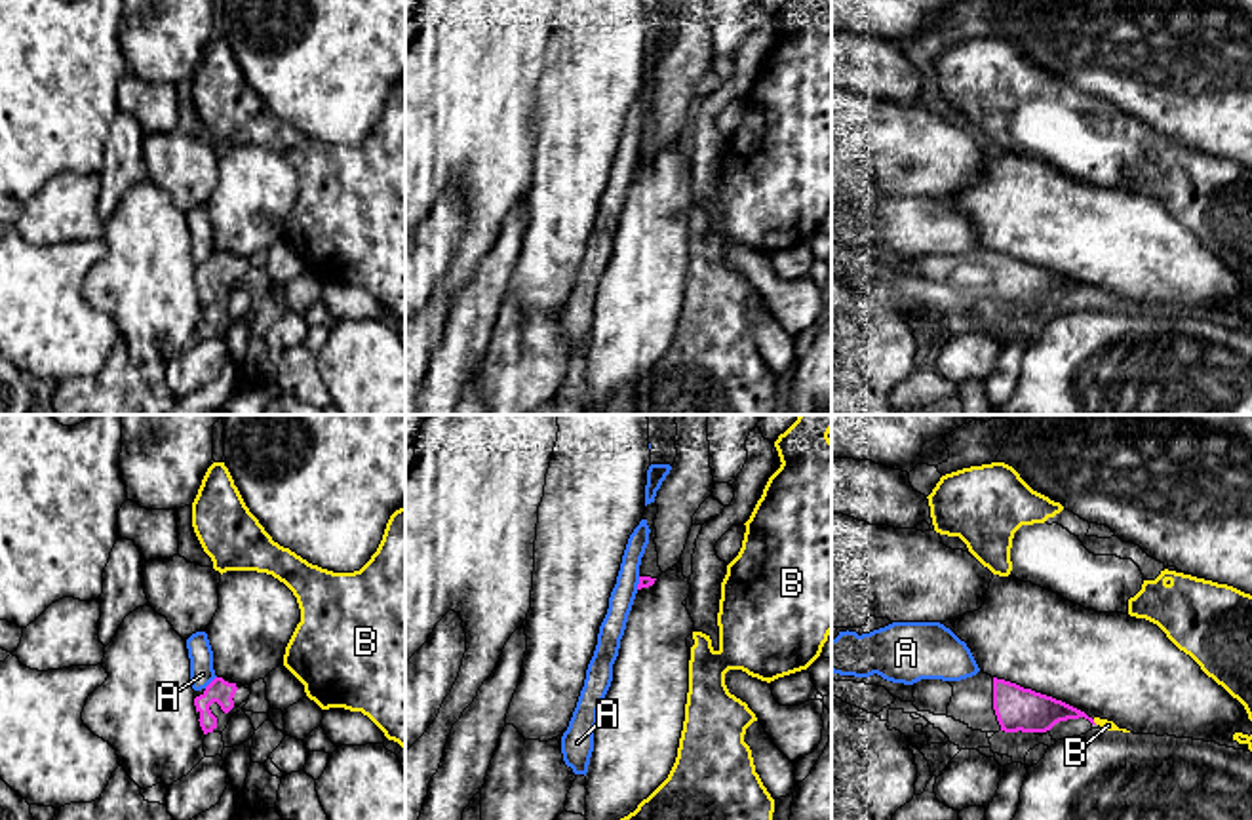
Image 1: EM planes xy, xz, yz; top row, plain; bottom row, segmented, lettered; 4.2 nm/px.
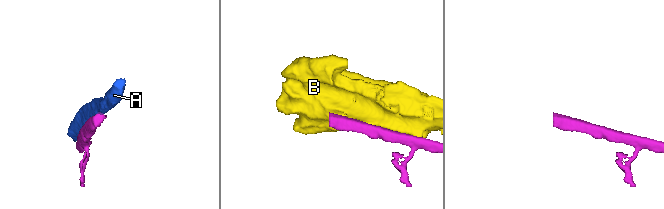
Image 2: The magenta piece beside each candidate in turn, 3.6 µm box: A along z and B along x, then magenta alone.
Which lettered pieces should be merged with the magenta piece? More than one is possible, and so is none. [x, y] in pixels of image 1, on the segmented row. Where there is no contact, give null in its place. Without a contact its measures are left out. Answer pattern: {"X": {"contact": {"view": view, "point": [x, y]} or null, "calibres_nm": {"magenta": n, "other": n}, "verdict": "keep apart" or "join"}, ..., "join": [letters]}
{"A": {"contact": {"view": "xy", "point": [212, 682]}, "calibres_nm": {"magenta": 100, "other": 100}, "verdict": "keep apart"}, "B": {"contact": {"view": "yz", "point": [1093, 722]}, "calibres_nm": {"magenta": 170, "other": 50}, "verdict": "keep apart"}, "join": []}

